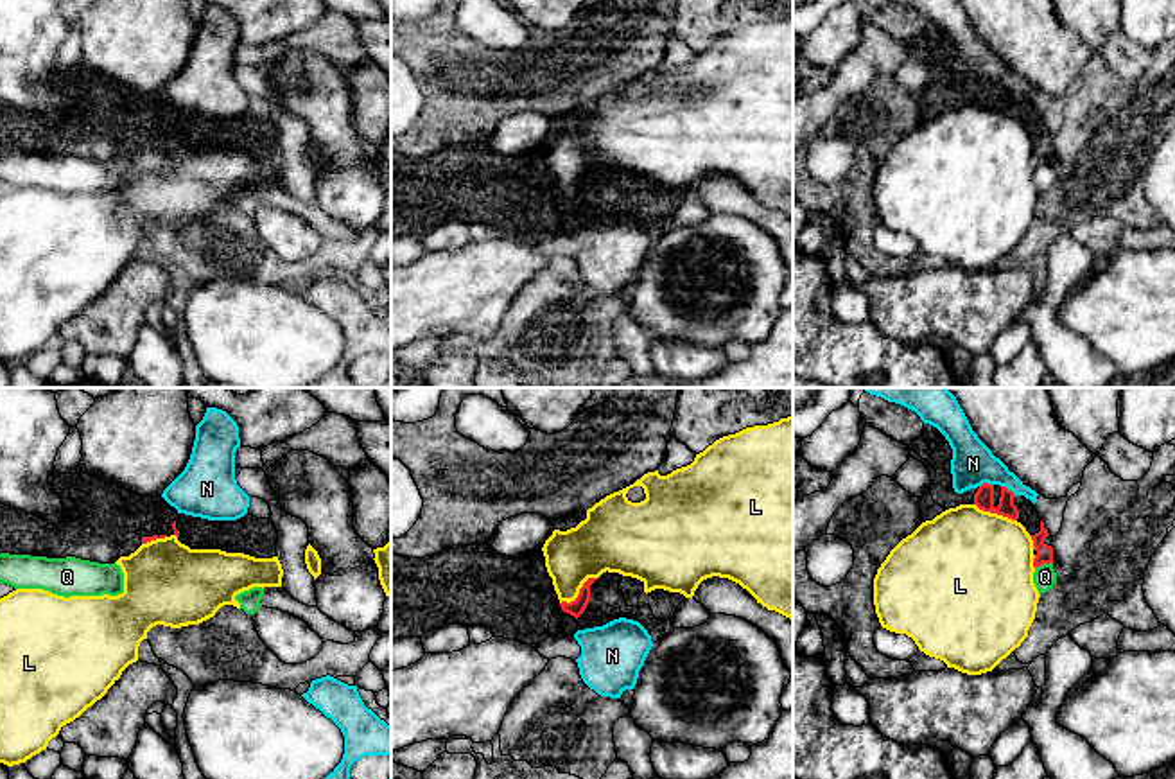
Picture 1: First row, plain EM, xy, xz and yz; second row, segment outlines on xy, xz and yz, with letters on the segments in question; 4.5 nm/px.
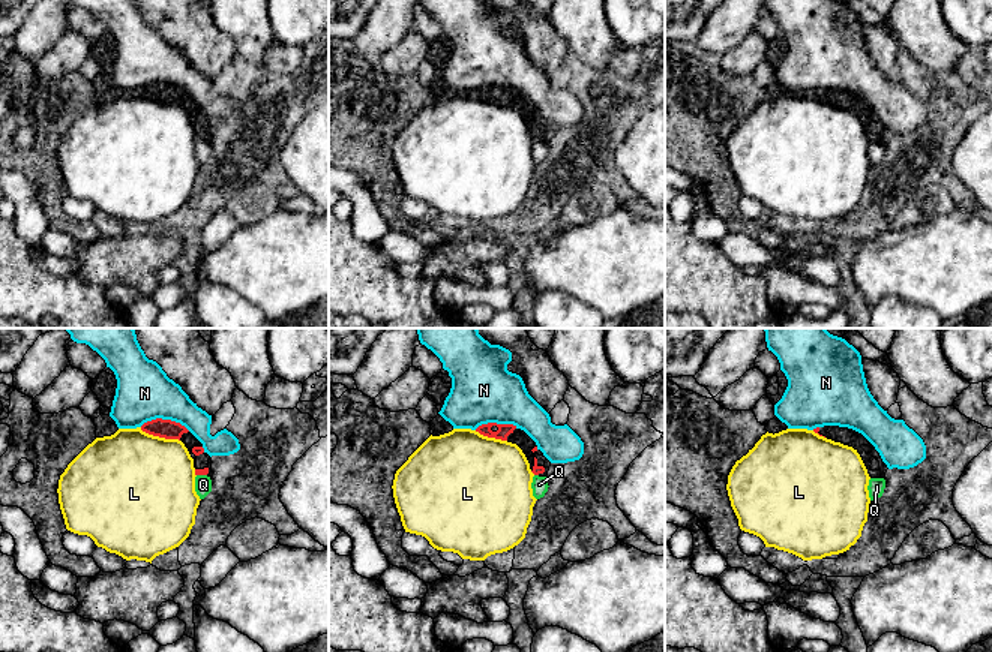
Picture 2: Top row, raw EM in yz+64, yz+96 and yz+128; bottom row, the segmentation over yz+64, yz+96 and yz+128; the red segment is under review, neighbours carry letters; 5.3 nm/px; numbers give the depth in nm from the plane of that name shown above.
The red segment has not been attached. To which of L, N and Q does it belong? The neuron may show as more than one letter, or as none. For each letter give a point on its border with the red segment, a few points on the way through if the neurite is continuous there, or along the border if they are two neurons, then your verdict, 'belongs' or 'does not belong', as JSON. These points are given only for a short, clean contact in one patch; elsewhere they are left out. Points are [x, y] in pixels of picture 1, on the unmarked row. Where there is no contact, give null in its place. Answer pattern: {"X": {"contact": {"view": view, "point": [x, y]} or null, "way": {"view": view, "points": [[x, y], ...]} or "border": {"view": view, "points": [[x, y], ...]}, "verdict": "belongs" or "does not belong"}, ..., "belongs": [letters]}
{"L": {"contact": {"view": "xz", "point": [580, 191]}, "border": {"view": "xz", "points": [[596, 175], [591, 175], [573, 198], [560, 201]]}, "verdict": "does not belong"}, "N": {"contact": {"view": "yz", "point": [1007, 87]}, "border": {"view": "yz", "points": [[1001, 83], [1016, 92]]}, "verdict": "does not belong"}, "Q": {"contact": {"view": "yz", "point": [1043, 160]}, "border": {"view": "yz", "points": [[1052, 160], [1043, 160], [1035, 166]]}, "verdict": "does not belong"}, "belongs": []}

